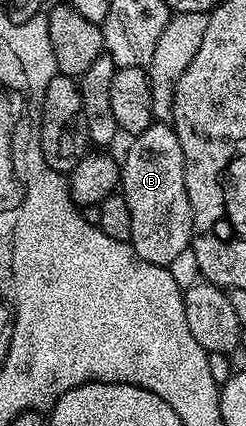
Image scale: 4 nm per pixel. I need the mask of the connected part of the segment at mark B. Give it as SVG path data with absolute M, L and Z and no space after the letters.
M153 123L149 129L135 134L129 141L132 142L129 143L120 165L119 188L126 199L126 207L130 207L130 244L137 255L146 259L146 263L168 267L173 264L171 261L178 260L183 253L187 254L192 244L192 208L186 195L182 143L178 143L176 130L168 123Z

